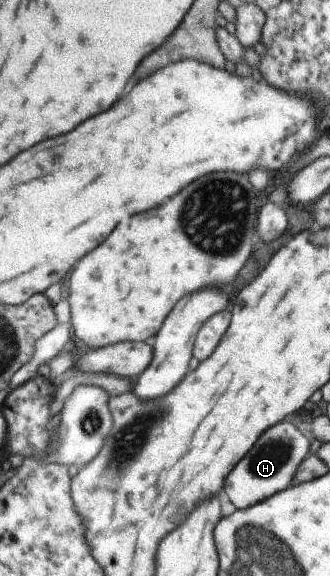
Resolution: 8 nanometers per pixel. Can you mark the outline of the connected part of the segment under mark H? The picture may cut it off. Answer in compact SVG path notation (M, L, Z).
M291 422L274 424L257 438L257 442L249 448L249 454L245 454L245 458L241 458L241 462L237 462L237 466L233 466L233 470L225 476L223 492L236 509L253 506L291 485L299 462L309 452L309 440L297 429Z

